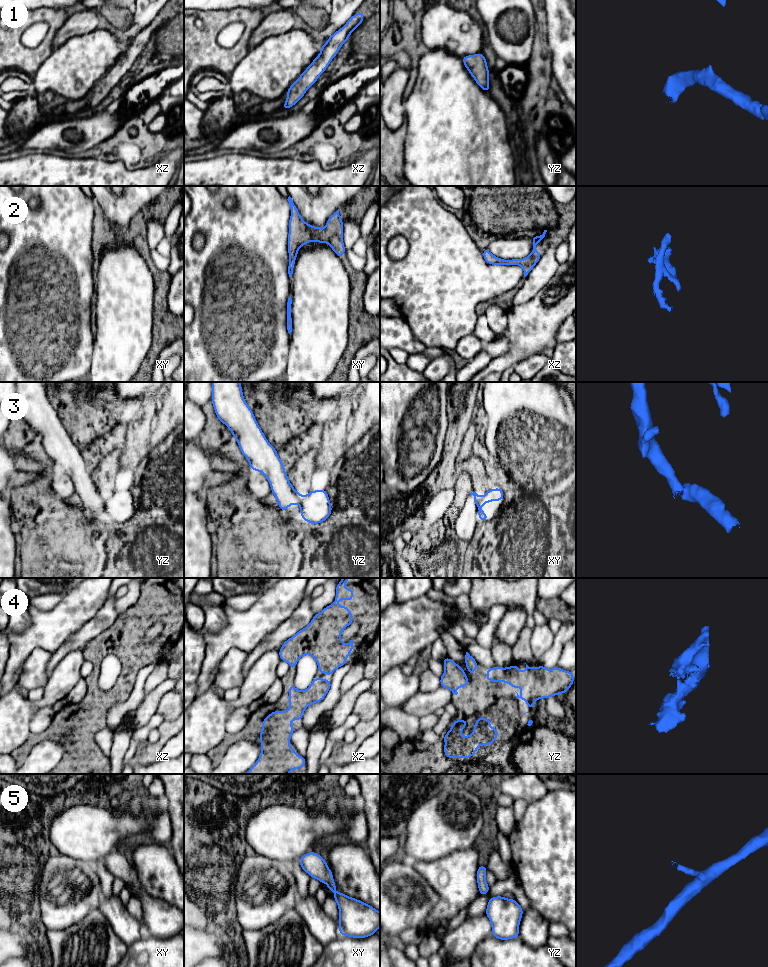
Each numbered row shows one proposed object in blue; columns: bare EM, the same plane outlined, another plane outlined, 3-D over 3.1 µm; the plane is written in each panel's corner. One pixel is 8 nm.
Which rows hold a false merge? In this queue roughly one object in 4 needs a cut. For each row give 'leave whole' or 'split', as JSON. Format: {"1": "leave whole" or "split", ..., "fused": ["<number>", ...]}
{"1": "leave whole", "2": "leave whole", "3": "split", "4": "leave whole", "5": "leave whole", "fused": ["3"]}

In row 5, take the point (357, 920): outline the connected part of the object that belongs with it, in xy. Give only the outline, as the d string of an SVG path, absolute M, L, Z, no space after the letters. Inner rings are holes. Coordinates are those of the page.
M312 851L300 857L299 862L301 868L308 873L311 878L318 879L321 883L325 883L329 890L335 893L333 898L337 902L339 908L340 935L349 936L352 938L366 938L376 934L377 929L380 927L380 912L360 900L348 897L341 892L337 892L332 871L320 855Z

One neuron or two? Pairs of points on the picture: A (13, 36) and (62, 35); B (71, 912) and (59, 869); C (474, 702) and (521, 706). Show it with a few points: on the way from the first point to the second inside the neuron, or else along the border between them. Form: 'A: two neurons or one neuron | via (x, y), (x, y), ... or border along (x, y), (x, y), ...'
A: two neurons | border along (68, 16), (64, 24), (56, 32), (52, 48)
B: one neuron | via (67, 901), (67, 886), (63, 880)
C: one neuron | via (487, 693), (512, 694)

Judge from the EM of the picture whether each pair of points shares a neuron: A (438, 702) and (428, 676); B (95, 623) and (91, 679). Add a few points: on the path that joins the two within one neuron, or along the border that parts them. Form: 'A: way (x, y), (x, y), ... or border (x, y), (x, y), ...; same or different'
A: border (440, 686), (430, 691), (420, 692); different
B: border (113, 623), (86, 643); different

